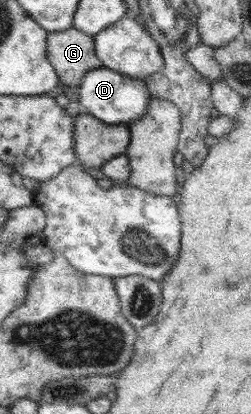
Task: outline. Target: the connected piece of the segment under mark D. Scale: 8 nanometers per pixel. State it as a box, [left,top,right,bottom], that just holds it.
[78,66,154,124]

